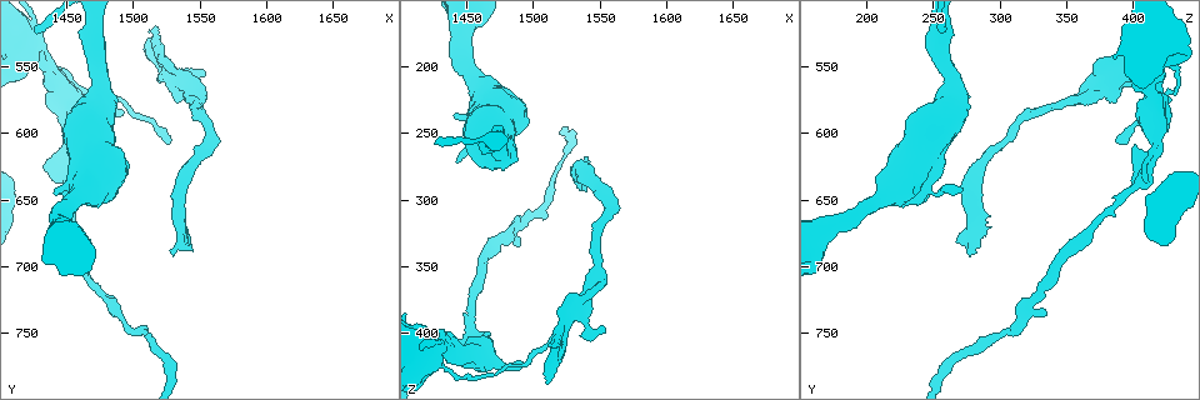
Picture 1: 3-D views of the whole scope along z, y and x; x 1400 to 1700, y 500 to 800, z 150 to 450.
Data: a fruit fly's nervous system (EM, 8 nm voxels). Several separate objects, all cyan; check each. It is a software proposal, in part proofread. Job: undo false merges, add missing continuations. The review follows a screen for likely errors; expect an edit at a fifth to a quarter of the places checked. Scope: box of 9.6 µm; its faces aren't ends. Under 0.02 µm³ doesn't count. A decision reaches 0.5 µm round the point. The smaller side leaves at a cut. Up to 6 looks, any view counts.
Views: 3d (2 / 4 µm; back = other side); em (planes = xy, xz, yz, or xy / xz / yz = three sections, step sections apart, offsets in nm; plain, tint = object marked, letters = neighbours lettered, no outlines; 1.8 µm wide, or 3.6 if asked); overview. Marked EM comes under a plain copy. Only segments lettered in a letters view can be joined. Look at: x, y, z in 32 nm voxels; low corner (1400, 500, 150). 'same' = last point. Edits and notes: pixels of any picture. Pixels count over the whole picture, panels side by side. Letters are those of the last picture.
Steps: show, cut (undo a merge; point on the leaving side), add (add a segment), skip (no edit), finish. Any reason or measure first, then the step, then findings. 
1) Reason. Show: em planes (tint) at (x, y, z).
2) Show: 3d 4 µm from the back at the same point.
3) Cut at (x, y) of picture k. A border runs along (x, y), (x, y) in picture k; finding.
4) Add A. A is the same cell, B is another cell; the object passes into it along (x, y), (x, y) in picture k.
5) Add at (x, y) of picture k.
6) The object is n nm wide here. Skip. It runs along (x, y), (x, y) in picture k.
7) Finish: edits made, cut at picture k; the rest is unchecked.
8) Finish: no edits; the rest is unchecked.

Branch stops here. Show: 3d 2 µm at (1486, 736, 334).

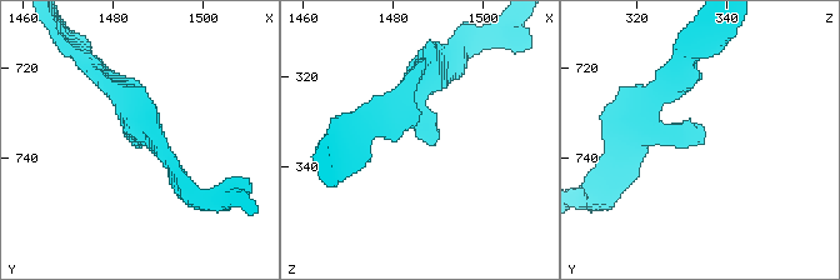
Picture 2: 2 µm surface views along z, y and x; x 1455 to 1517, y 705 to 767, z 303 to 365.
Show: em 3.6 µm xy step 16 (tint) at (1488, 736, 335).

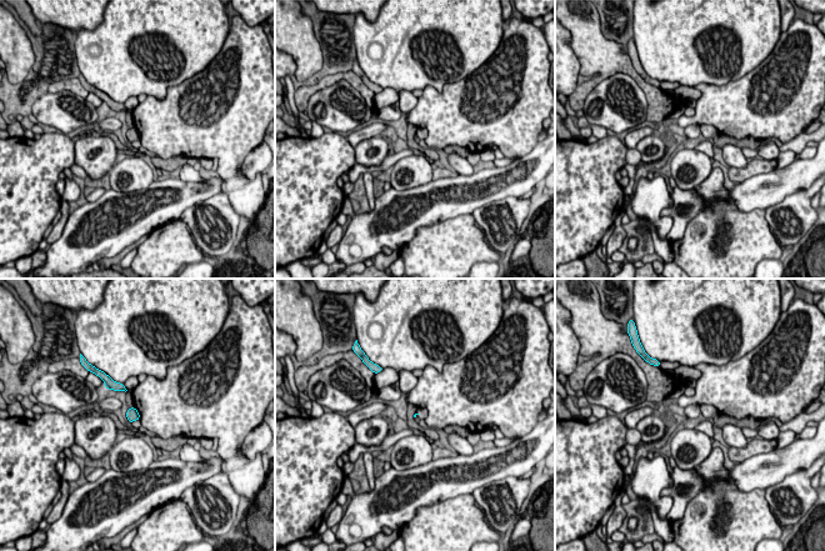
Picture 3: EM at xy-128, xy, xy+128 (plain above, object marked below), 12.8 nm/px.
Another direction. Show: em 3.6 µm planes (letters) at the same point.

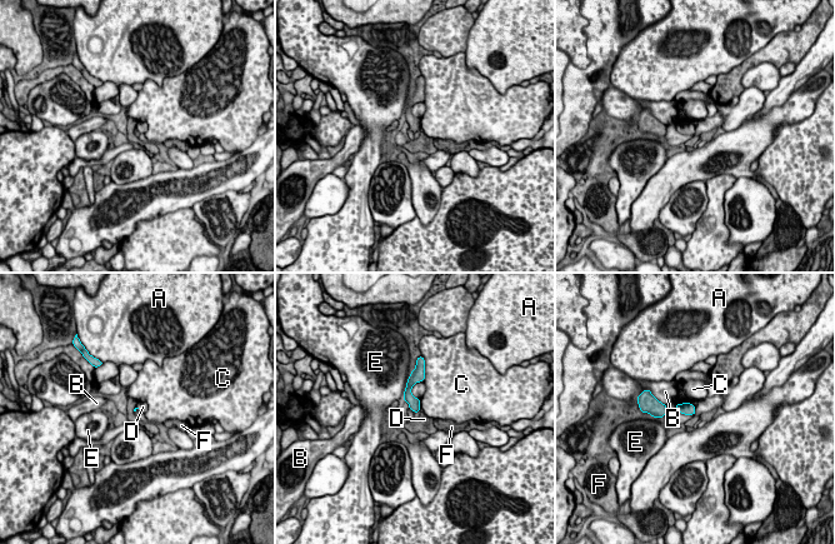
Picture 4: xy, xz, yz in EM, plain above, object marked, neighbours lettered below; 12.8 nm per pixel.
Skip. A, B, C, D, E and F are other cells; it runs along (414, 377), (409, 398), (416, 408) in picture 4; no lettered segment goes on from it.

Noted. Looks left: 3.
Free end. Show: 3d 4 µm at (1530, 690, 282).

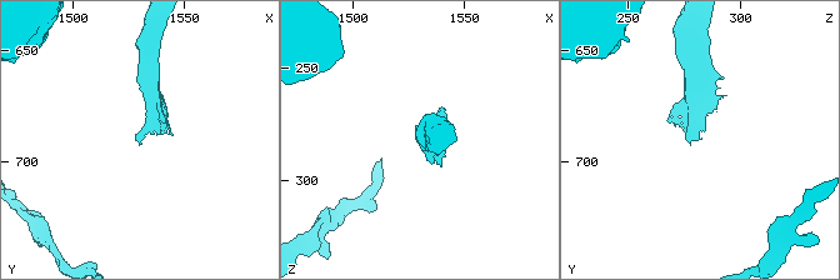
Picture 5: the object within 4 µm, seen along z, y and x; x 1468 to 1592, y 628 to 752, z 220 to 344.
Need the tissue. Show: em 3.6 µm xy step 8 (tint) at (1529, 690, 281).

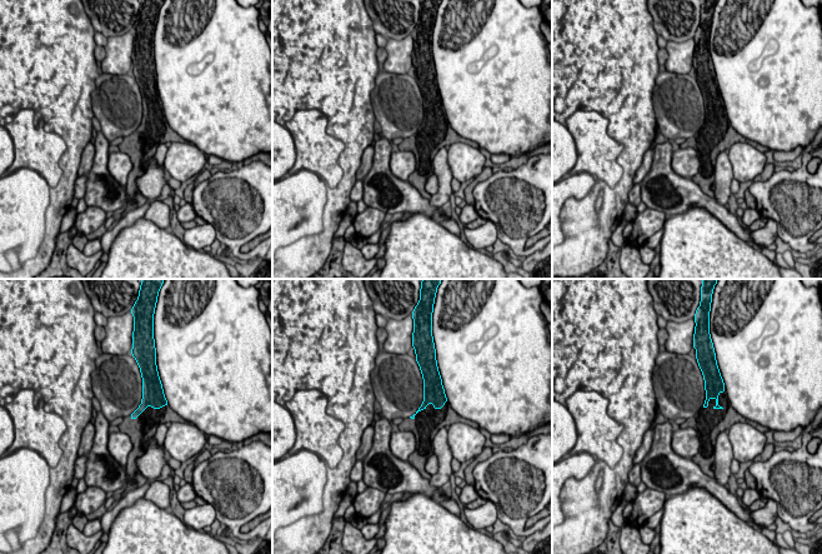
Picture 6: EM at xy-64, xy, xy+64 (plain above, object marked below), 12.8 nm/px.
Cut it another way. Show: em 3.6 µm planes (letters) at the same point.

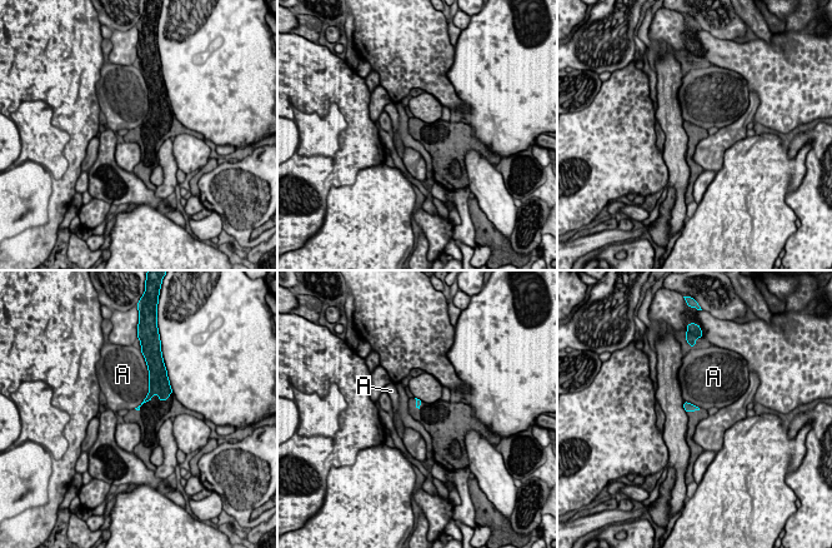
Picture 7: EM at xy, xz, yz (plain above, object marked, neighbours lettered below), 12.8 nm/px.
Skip. A is another cell; a border runs along (148, 368), (148, 394), (134, 408) in picture 7; none of them fits.

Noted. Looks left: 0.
Finish: no edits; the rest is unchecked.

